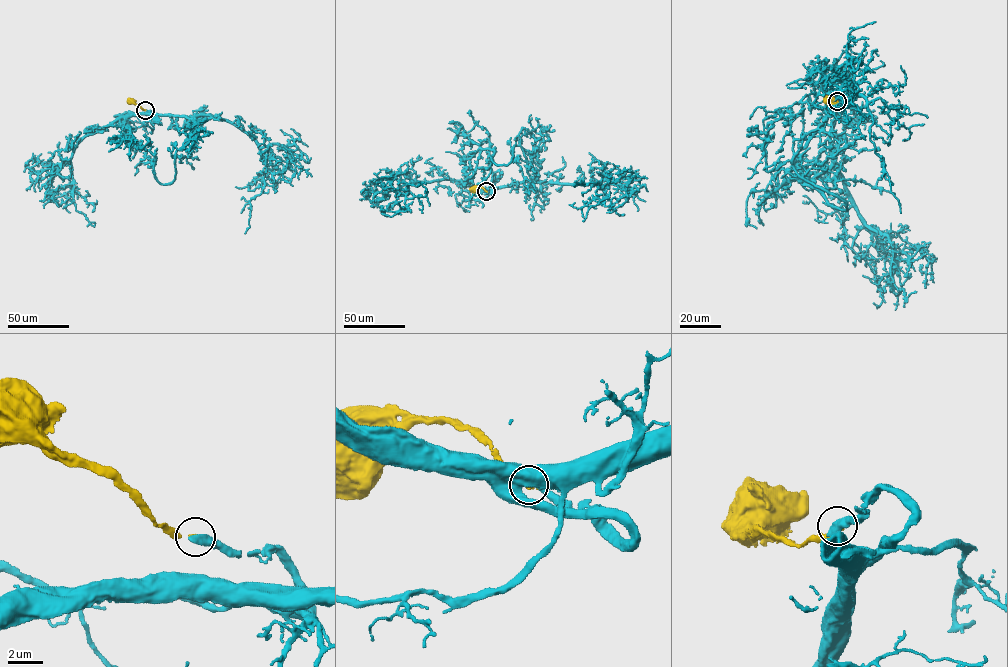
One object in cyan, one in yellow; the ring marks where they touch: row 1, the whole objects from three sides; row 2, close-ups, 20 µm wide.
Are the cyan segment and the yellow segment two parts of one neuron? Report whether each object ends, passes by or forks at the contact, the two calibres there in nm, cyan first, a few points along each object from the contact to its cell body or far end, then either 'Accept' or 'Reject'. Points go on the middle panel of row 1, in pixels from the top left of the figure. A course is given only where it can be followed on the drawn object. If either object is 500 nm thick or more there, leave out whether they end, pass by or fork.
Thickness 550 nm (cyan) against 240 nm. Course of cyan: (486, 191), (493, 195), (490, 191), (536, 180), (591, 183), (602, 189), (597, 182), (584, 185), (575, 182). Course of yellow: (486, 191), (481, 187), (473, 188). Reject

